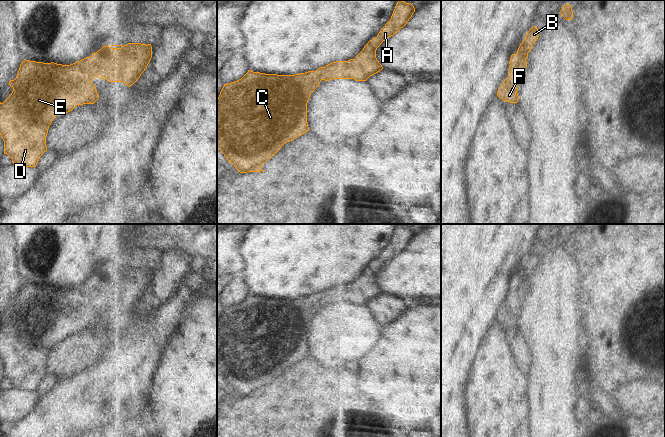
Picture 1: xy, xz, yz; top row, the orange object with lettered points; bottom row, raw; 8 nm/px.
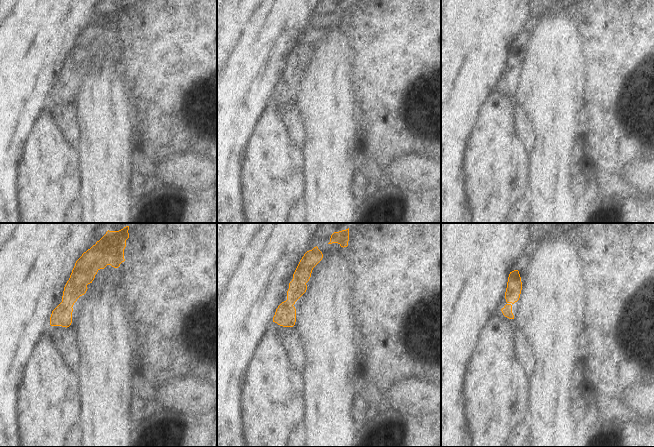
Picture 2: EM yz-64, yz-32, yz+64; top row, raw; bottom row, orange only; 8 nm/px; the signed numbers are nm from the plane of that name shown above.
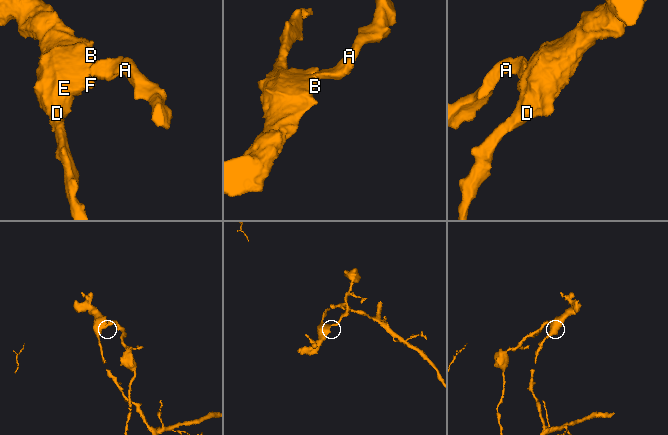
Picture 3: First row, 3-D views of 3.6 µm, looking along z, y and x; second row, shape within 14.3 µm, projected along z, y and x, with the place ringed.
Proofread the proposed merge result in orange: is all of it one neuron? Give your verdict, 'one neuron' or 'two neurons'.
one neuron

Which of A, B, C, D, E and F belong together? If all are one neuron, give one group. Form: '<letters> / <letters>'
A B C D E F

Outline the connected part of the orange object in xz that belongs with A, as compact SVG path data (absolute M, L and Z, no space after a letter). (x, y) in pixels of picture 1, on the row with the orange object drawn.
M399 0L391 19L354 59L332 62L315 72L295 75L265 74L248 70L241 79L224 84L217 98L217 148L240 173L265 171L261 166L285 143L309 131L307 103L320 82L332 79L366 81L380 72L383 67L376 58L377 48L403 28L414 12L415 8L411 3Z

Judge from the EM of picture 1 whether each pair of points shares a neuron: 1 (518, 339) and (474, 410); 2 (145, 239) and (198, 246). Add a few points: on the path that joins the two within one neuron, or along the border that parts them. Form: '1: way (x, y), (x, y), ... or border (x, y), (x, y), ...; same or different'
1: border (512, 328), (508, 344), (522, 371); different
2: way (158, 239), (185, 239); same

